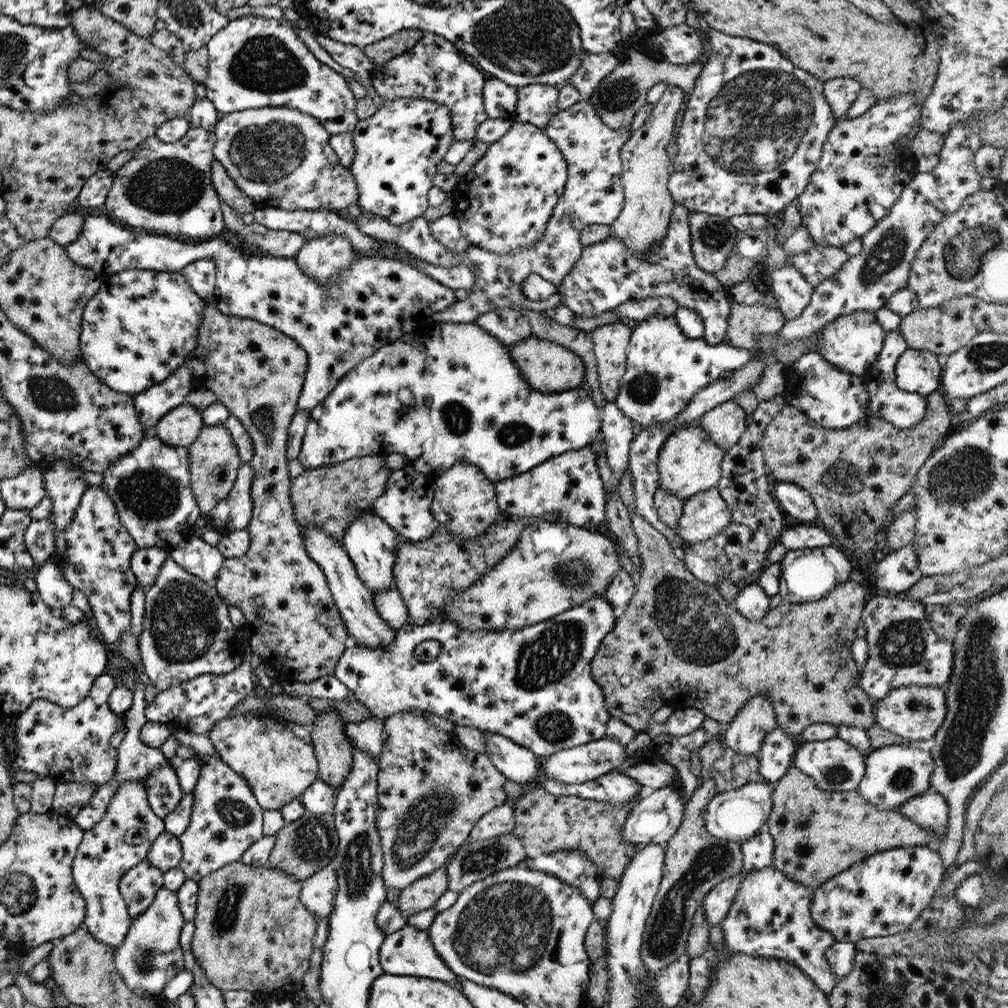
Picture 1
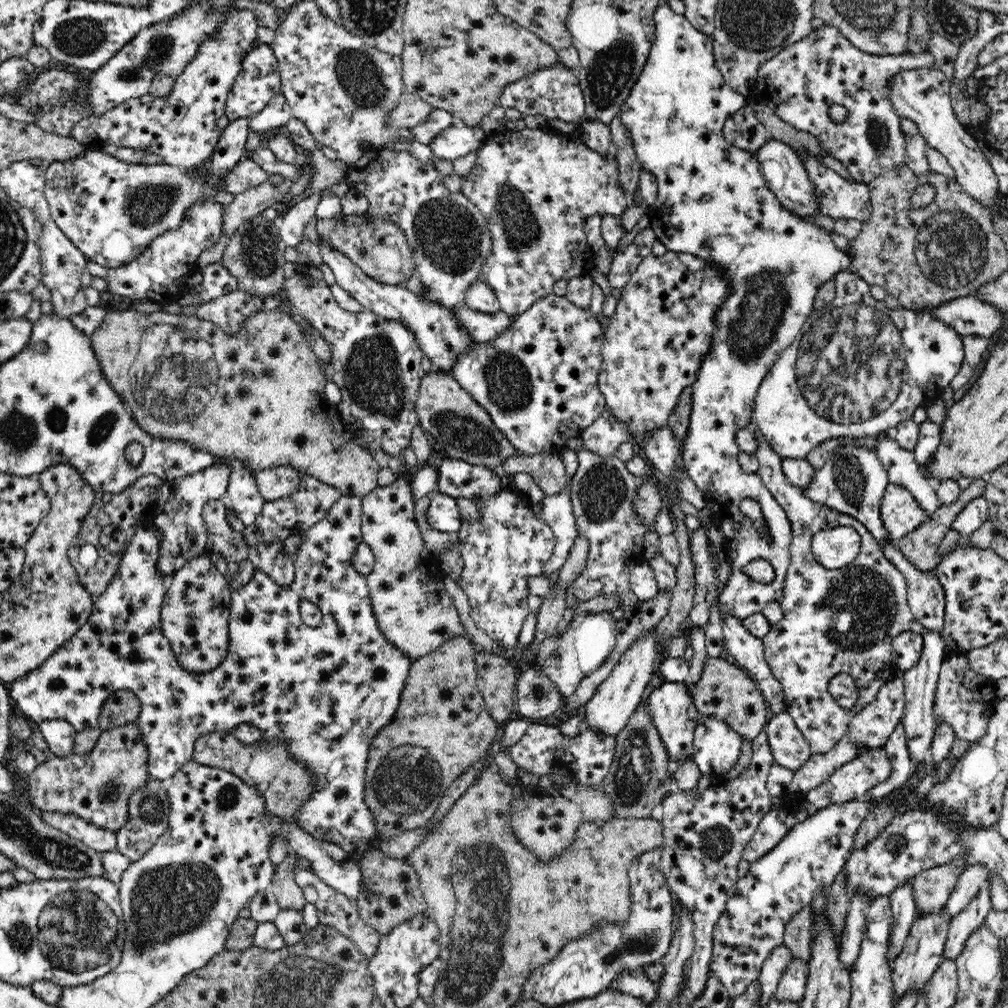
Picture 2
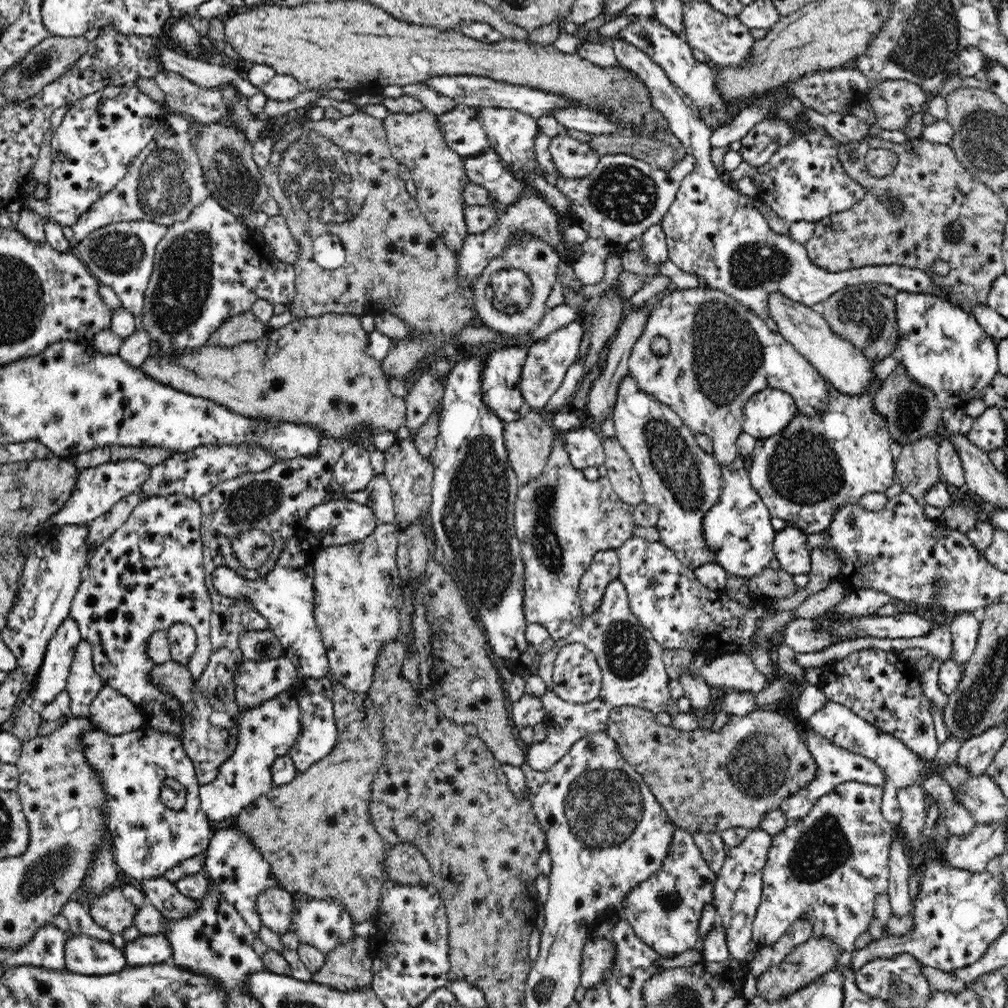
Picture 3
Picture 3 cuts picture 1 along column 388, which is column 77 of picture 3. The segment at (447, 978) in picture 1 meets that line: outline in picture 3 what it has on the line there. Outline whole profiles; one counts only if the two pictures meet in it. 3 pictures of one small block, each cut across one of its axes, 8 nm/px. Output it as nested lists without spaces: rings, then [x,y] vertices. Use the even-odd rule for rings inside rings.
[[[72,935],[68,937],[63,953],[68,973],[104,976],[118,973],[122,968],[128,967],[120,947],[96,937]]]

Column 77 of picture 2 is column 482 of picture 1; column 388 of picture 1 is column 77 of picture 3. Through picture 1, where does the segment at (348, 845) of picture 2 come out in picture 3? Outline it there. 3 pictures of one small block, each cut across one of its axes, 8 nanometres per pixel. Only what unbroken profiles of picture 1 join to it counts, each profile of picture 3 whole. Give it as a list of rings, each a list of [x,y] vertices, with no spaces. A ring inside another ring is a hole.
[[[80,639],[65,688],[71,698],[71,714],[88,716],[92,700],[98,696],[98,692],[104,686],[102,677],[94,668],[92,645],[87,640]]]

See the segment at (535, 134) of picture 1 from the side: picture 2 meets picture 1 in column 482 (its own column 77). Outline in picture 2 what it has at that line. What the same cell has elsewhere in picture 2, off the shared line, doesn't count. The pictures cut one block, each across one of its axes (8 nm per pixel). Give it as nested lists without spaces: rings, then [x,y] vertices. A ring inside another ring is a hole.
[[[238,118],[238,120],[230,122],[221,132],[220,142],[218,142],[219,146],[216,146],[216,152],[212,154],[212,160],[207,163],[202,163],[193,169],[176,167],[164,162],[158,164],[129,163],[124,160],[119,160],[106,152],[101,152],[100,149],[86,149],[85,154],[78,156],[76,160],[53,162],[45,172],[45,187],[43,190],[44,196],[49,204],[52,220],[57,224],[57,228],[59,228],[76,245],[76,248],[80,249],[80,252],[82,252],[90,262],[95,262],[104,268],[116,268],[116,266],[120,266],[120,264],[128,264],[129,261],[136,260],[136,256],[140,256],[140,254],[150,246],[152,240],[156,239],[156,236],[160,236],[160,234],[166,232],[166,230],[180,228],[180,224],[182,224],[182,220],[184,220],[188,208],[192,208],[192,206],[198,204],[198,202],[214,202],[214,194],[222,192],[222,178],[232,170],[232,166],[236,164],[236,162],[246,158],[245,146],[247,144],[248,133],[250,132],[249,124],[250,119],[248,118]],[[200,170],[207,170],[203,179],[200,179]]]

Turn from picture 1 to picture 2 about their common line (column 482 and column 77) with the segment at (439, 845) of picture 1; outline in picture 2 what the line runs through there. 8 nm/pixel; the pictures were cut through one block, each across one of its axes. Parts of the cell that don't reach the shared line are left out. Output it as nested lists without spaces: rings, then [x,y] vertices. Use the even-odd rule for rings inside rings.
[[[137,721],[112,728],[112,730],[102,731],[95,747],[89,753],[72,753],[68,756],[51,754],[46,762],[39,764],[27,778],[28,802],[38,812],[70,813],[98,827],[116,832],[128,820],[129,796],[137,788],[142,788],[142,785],[145,785],[148,779],[152,779],[148,775],[147,760],[147,746],[143,743]]]

